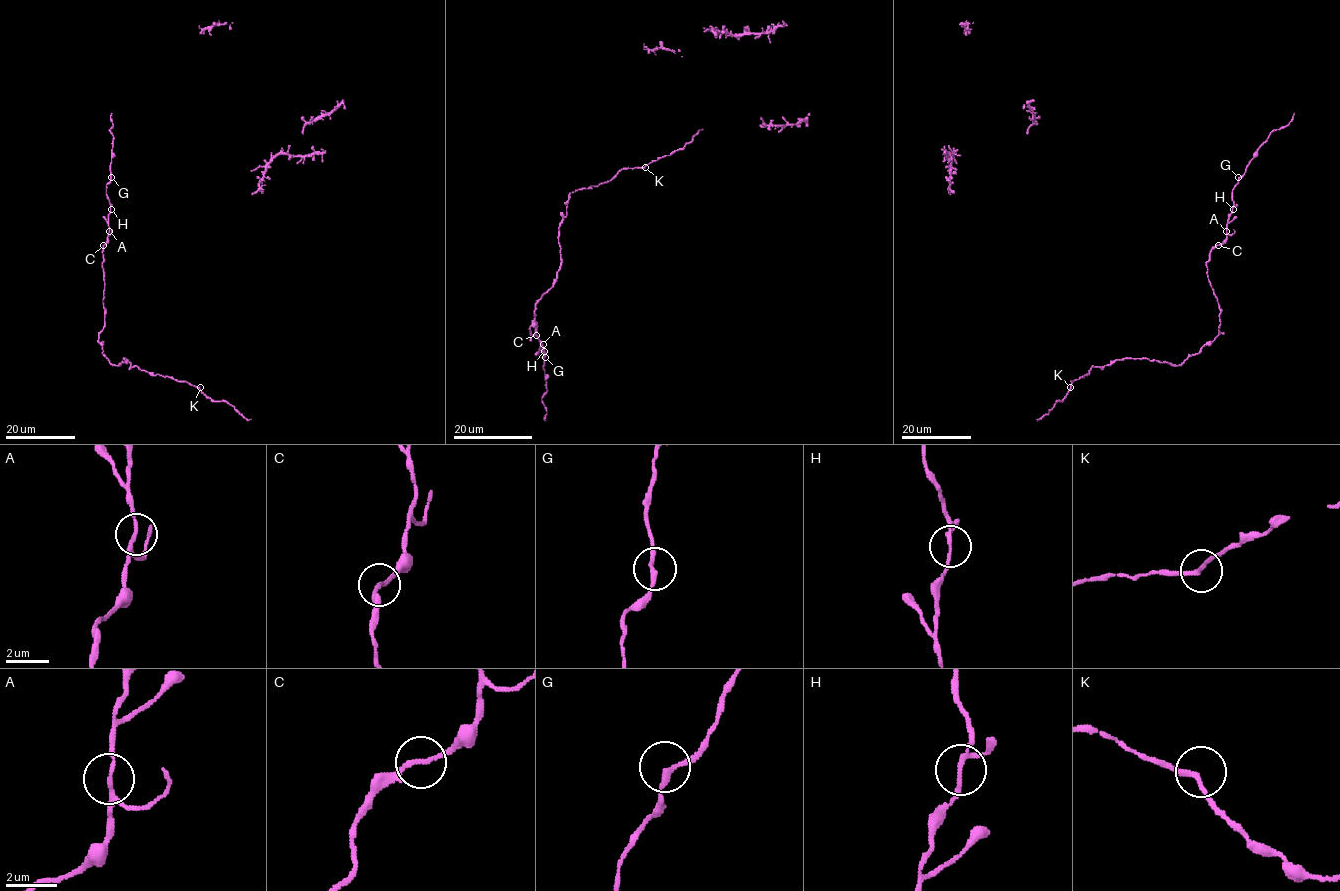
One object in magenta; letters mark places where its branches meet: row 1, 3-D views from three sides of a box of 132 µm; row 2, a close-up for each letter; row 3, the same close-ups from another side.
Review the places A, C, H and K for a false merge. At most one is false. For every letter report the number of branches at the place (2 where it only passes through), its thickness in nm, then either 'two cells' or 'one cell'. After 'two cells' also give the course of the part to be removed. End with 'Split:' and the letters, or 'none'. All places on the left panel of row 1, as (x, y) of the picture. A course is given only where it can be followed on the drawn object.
A: branches 3; calibre 140 nm; one cell
C: branches 2; calibre 160 nm; one cell
H: branches 3; calibre 140 nm; one cell
K: branches 2; calibre 190 nm; one cell
Split: none

